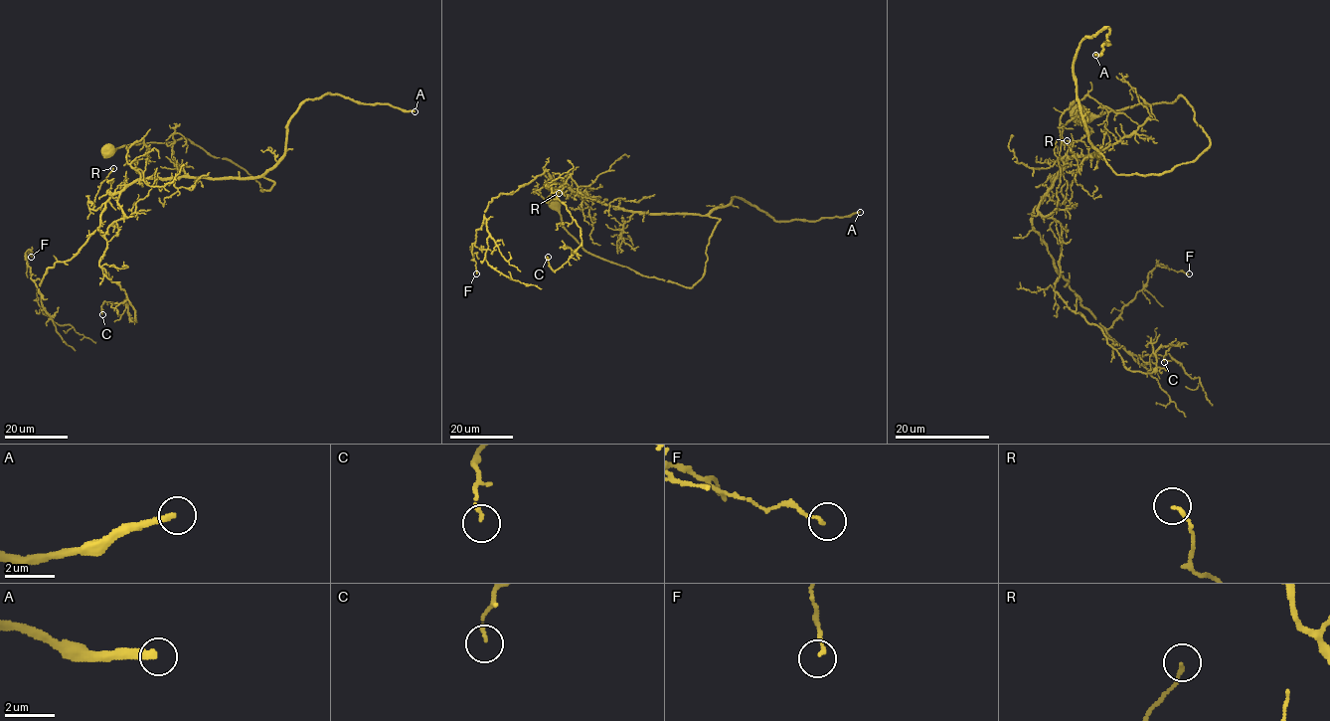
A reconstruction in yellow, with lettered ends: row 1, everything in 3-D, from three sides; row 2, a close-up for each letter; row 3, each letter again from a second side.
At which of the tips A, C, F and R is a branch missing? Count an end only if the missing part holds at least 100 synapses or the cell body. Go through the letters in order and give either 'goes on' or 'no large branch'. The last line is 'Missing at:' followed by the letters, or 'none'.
A: goes on
C: no large branch
F: no large branch
R: no large branch
Missing at: A

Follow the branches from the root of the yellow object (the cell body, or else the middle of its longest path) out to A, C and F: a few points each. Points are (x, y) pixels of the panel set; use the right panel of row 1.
A: (1080, 111), (1182, 96), (1210, 145), (1117, 174), (1074, 74), (1109, 29), (1095, 55)
C: (1080, 111), (1182, 96), (1209, 138), (1073, 155), (1037, 209), (1061, 298), (1164, 362)
F: (1080, 111), (1182, 96), (1210, 145), (1071, 157), (1033, 217), (1055, 270), (1107, 328), (1189, 273)

